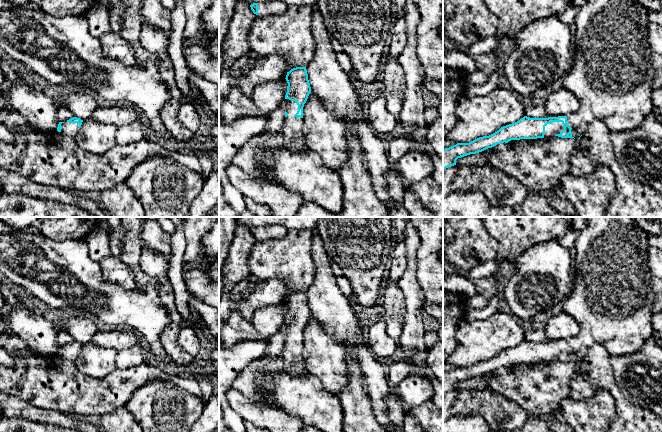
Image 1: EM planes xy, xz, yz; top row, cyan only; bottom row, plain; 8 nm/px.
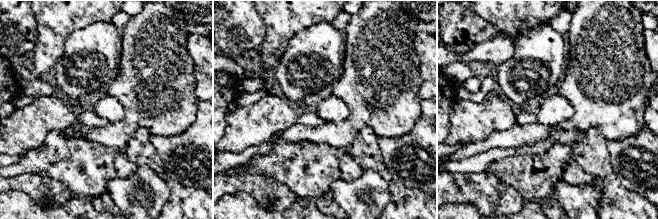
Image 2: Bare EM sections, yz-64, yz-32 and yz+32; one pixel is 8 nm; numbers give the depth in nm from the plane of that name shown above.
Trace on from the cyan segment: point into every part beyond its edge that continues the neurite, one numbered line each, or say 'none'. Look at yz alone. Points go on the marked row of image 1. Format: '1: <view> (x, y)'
1: yz (554, 128)

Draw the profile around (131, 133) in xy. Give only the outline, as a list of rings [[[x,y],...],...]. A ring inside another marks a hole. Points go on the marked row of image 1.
[[[140,120],[117,128],[116,142],[118,145],[128,145],[147,138],[148,131]]]

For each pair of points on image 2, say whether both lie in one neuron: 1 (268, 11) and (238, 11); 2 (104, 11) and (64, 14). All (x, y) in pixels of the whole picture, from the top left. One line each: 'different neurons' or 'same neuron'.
1: different neurons
2: same neuron

